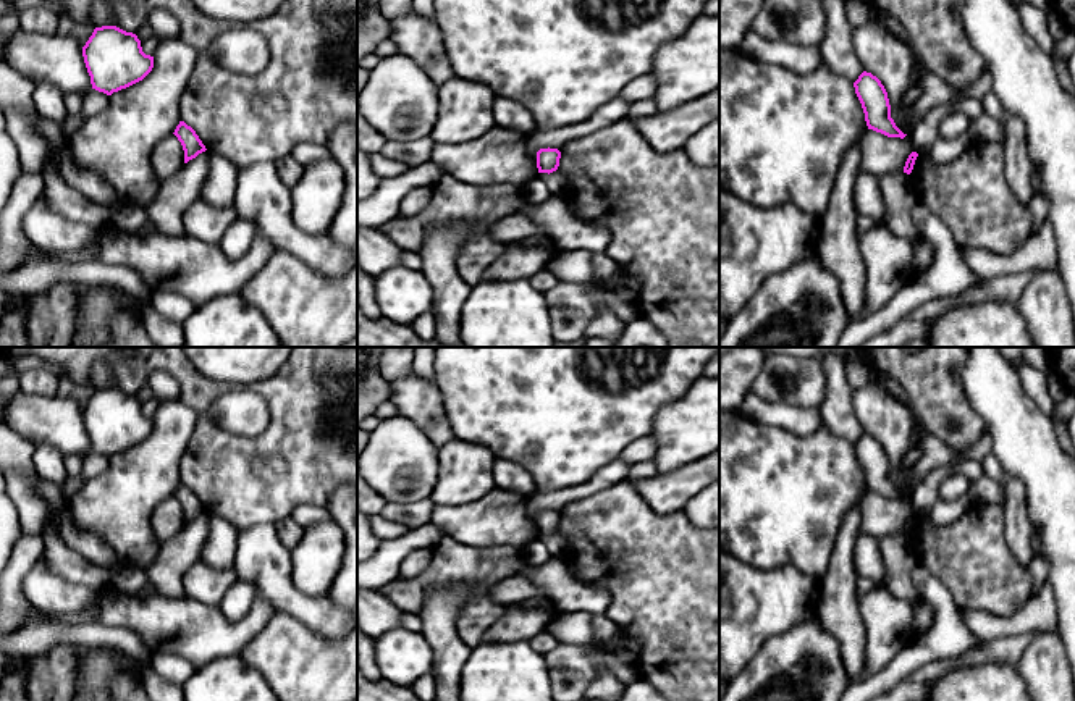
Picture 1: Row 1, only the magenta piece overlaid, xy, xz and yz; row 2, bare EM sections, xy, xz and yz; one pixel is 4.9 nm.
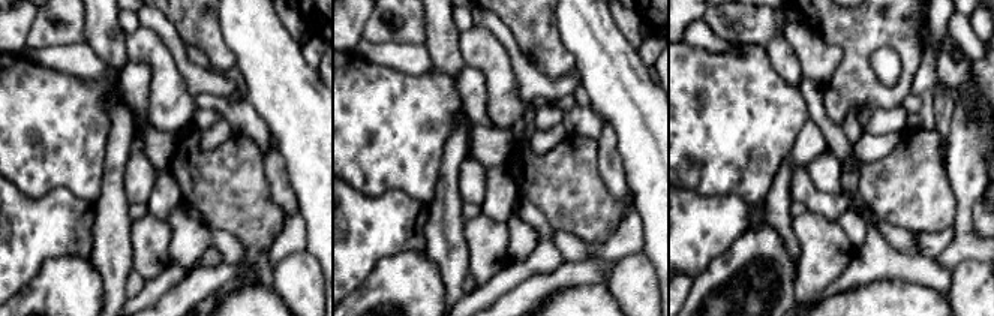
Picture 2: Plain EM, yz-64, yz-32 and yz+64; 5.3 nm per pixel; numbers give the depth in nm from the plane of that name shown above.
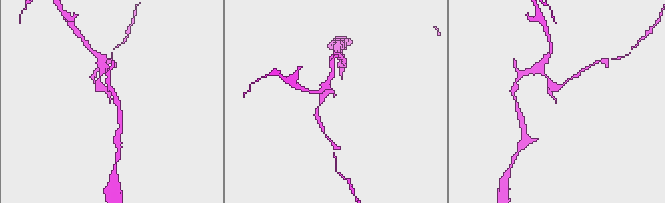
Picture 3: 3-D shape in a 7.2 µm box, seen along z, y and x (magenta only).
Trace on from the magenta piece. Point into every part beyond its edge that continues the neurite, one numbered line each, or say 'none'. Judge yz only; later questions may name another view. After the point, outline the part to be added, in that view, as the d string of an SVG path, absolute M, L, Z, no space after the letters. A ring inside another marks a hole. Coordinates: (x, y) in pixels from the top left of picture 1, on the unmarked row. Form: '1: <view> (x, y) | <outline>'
none

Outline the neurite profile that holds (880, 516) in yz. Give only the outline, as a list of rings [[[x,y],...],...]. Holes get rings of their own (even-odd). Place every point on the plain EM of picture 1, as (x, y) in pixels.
[[[866,491],[860,501],[862,525],[860,533],[876,538],[904,533],[908,517],[913,514],[912,501],[905,497],[887,499],[873,491]]]

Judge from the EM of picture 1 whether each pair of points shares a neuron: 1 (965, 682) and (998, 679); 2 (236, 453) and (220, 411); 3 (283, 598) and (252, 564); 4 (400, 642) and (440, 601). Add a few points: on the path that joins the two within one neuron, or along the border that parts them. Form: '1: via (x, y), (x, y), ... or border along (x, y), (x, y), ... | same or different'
1: via (973, 682), (990, 682) | same
2: border along (209, 406), (225, 430), (265, 428) | different
3: via (278, 590), (261, 572) | same
4: border along (421, 633), (432, 653), (432, 669) | different

